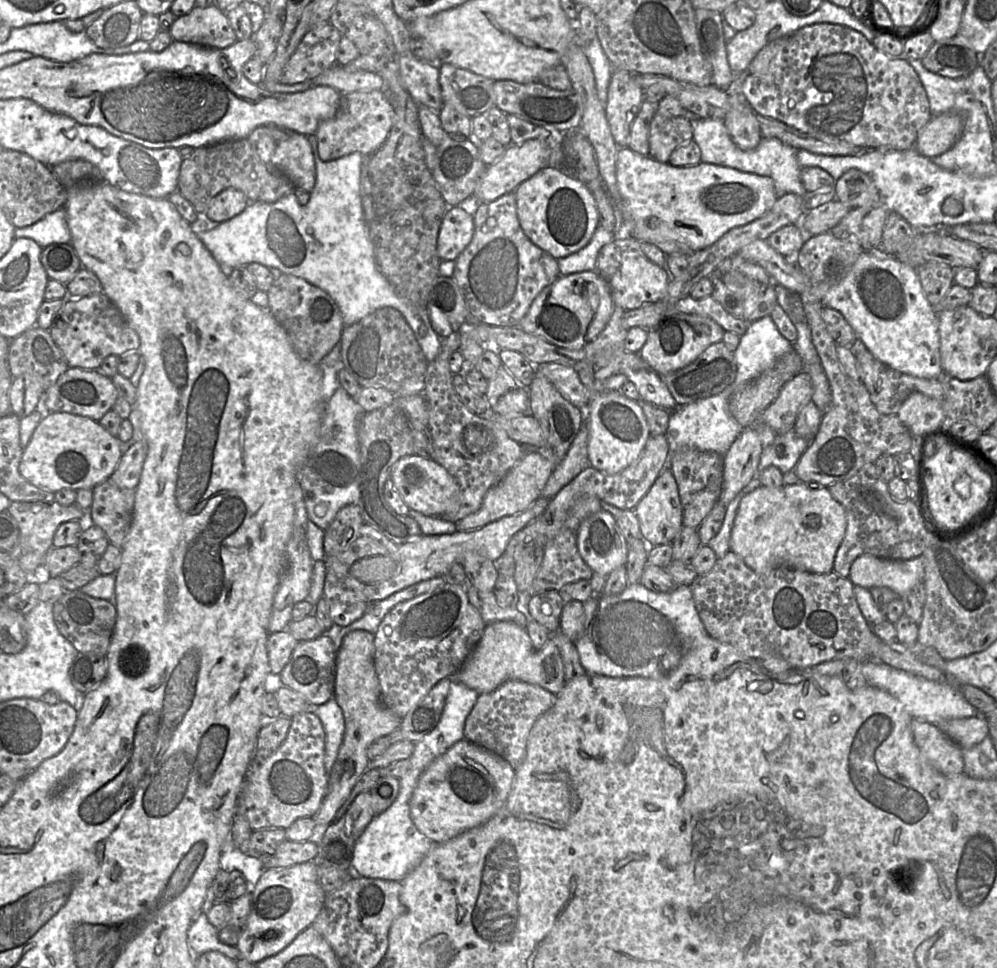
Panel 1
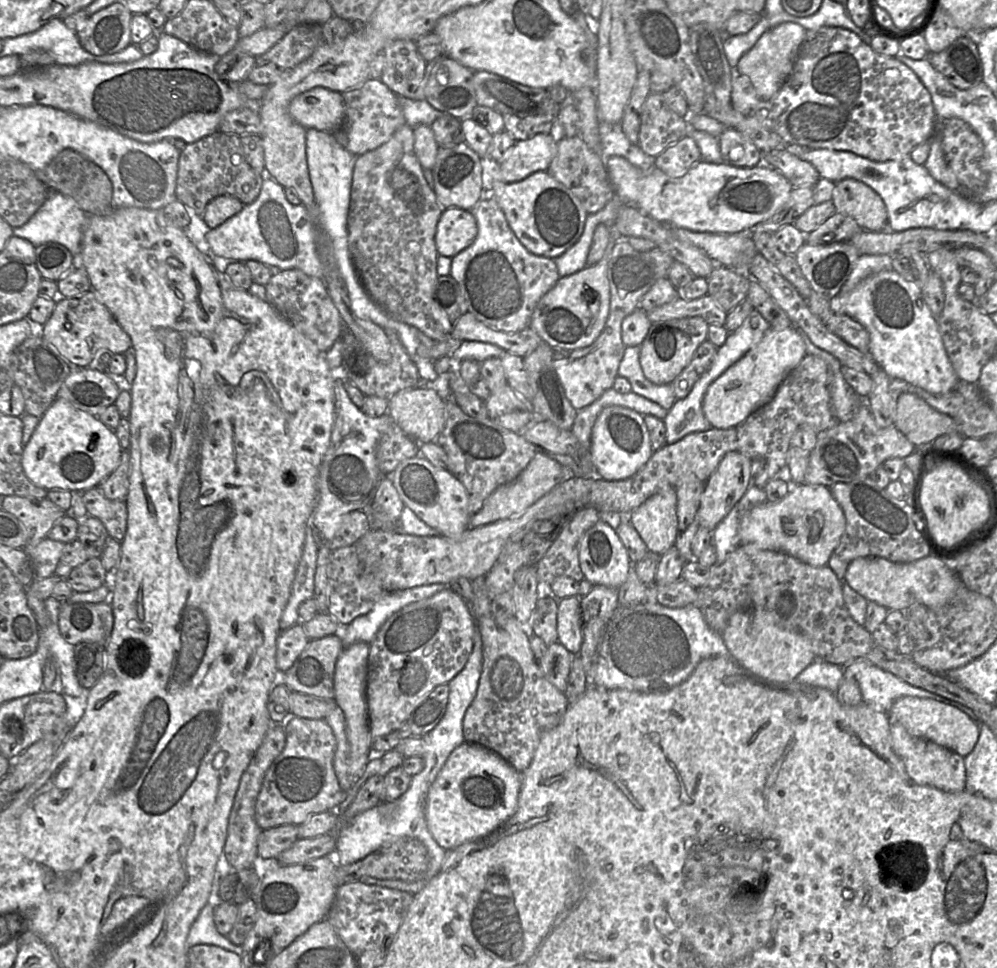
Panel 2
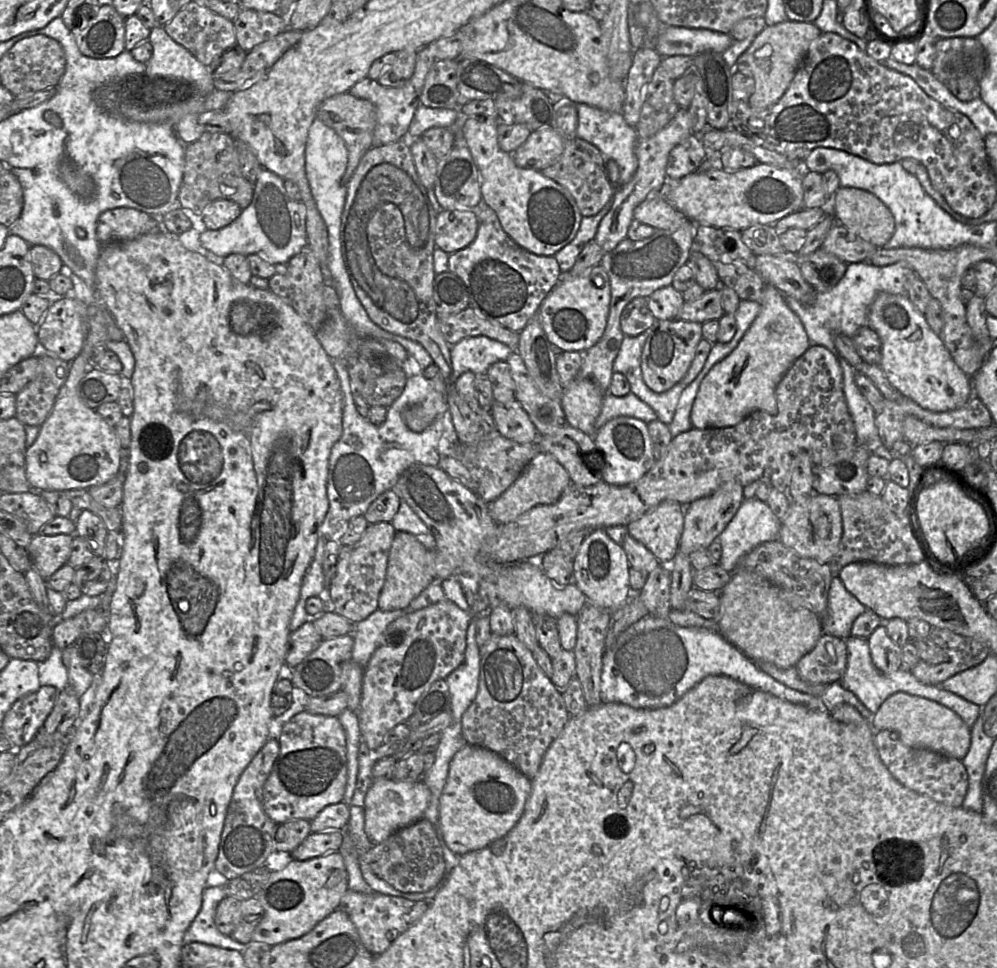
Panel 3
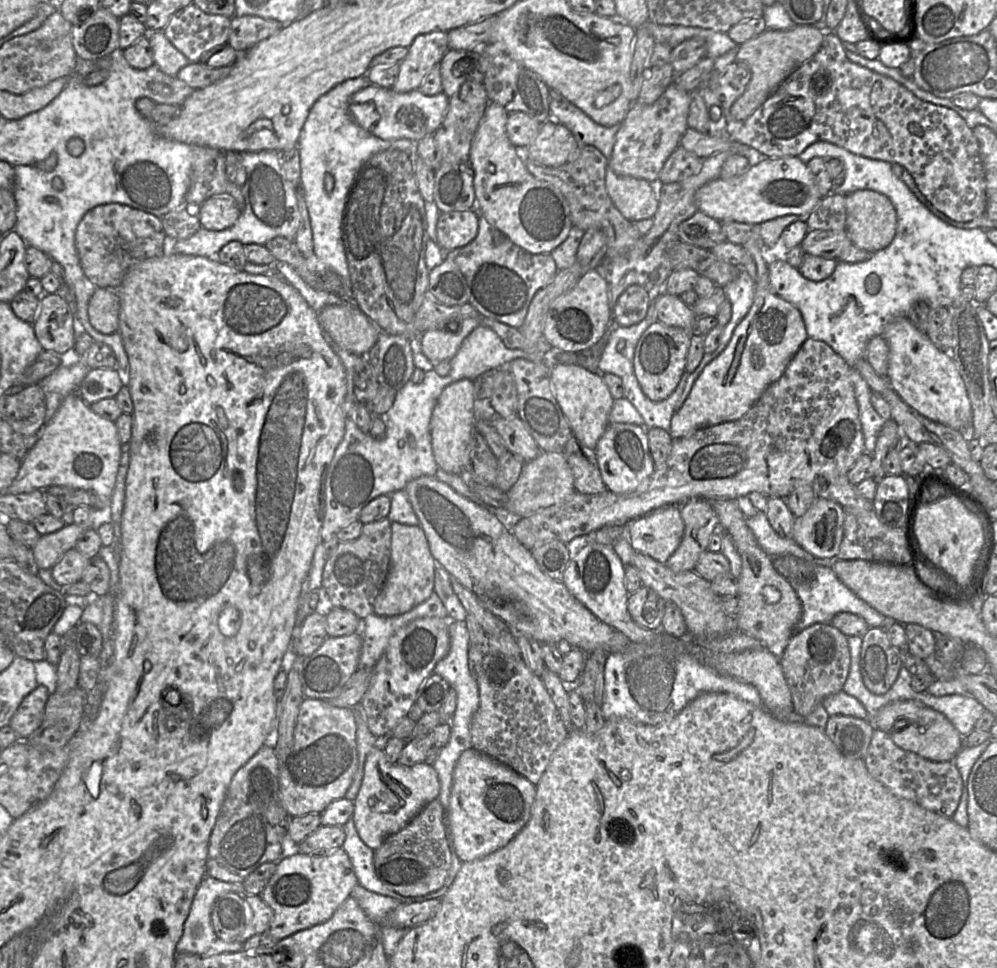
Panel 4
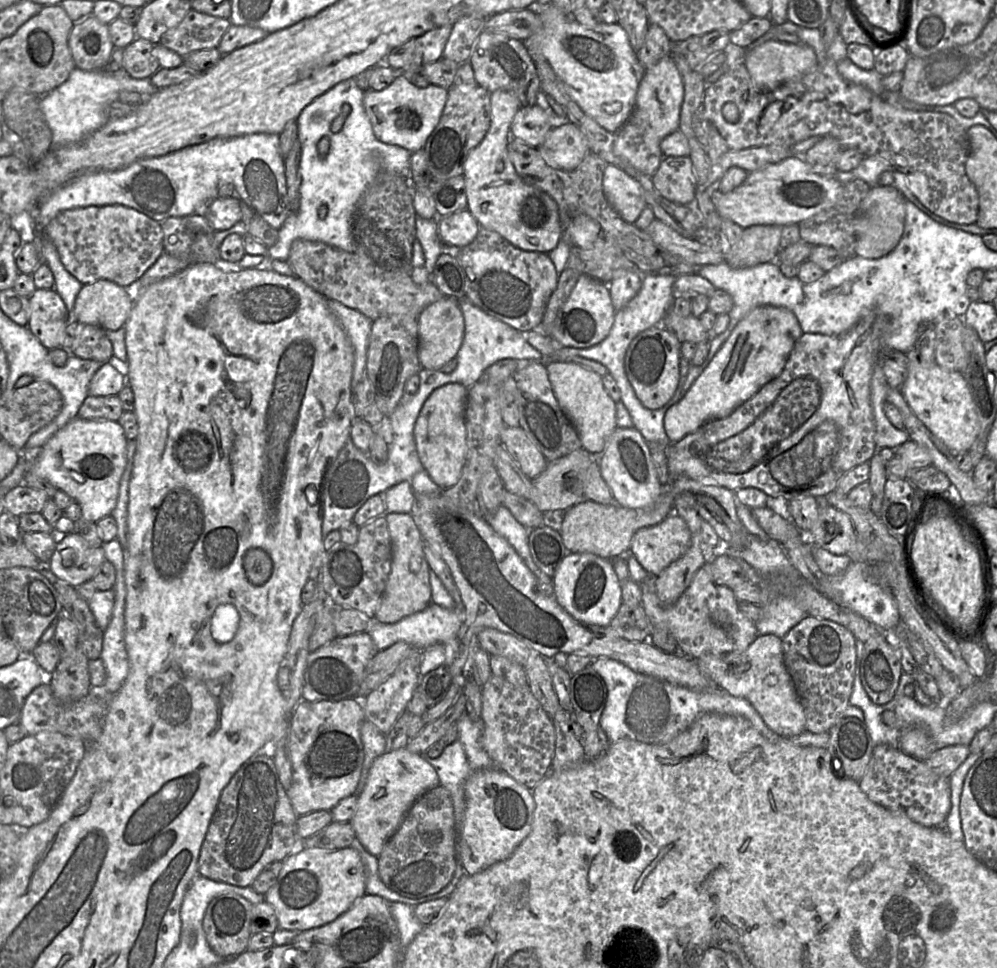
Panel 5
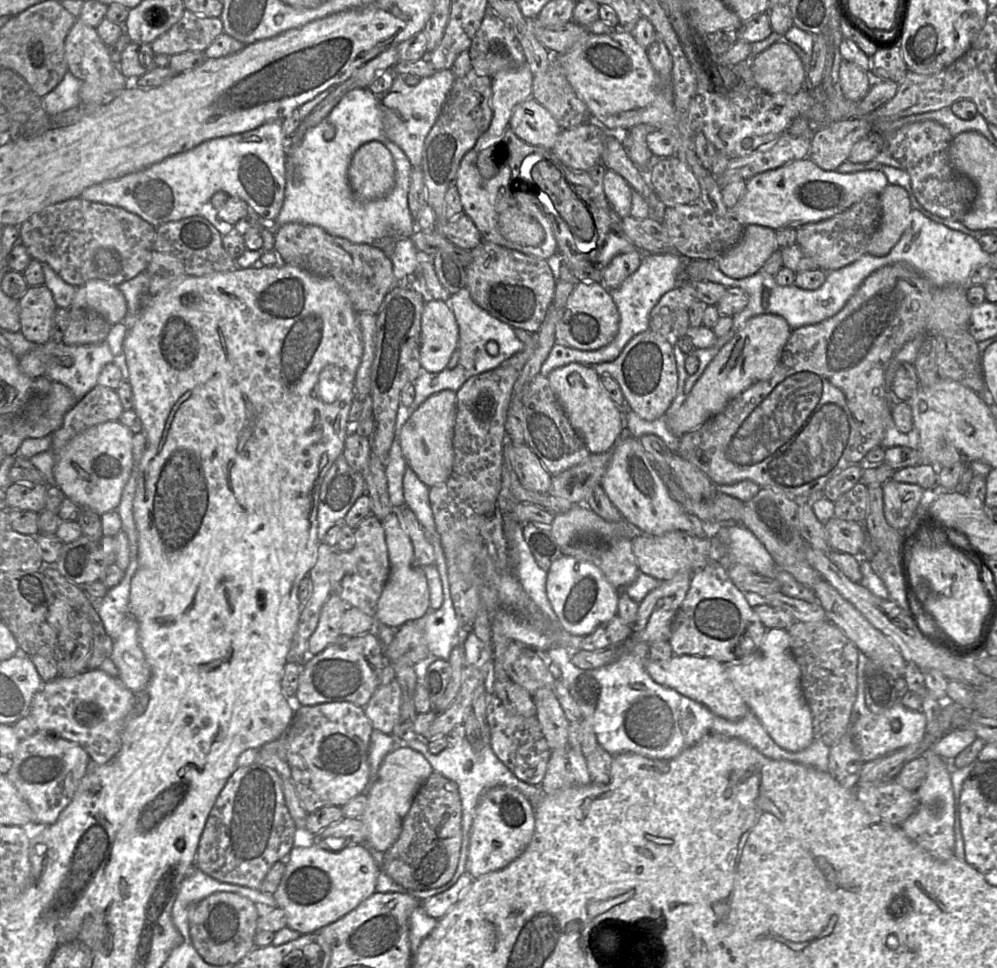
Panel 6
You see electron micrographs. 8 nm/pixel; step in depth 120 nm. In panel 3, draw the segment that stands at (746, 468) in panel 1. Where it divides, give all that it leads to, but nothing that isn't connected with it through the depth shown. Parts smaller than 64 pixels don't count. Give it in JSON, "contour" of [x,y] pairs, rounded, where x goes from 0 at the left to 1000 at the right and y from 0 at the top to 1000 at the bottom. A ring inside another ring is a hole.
{"contour":[[[732,497],[715,510],[697,517],[688,523],[686,548],[680,568],[692,574],[696,569],[709,567],[721,555],[739,530],[746,518],[745,507],[746,503],[741,498]]]}

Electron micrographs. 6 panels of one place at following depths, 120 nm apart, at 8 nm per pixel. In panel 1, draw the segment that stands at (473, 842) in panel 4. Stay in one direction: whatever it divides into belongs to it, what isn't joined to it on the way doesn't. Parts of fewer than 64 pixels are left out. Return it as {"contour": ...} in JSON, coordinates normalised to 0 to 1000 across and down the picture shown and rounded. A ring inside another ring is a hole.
{"contour":[[[467,763],[454,769],[439,781],[421,802],[411,825],[411,842],[418,856],[434,872],[447,870],[492,845],[507,830],[514,814],[517,795],[504,782]]]}

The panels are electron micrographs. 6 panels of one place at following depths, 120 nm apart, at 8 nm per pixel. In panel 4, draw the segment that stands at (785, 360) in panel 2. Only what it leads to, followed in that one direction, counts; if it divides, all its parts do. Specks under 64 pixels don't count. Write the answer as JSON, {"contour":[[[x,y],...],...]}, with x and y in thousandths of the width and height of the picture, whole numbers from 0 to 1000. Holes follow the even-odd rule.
{"contour":[[[747,251],[744,255],[747,263],[743,277],[757,292],[755,315],[737,339],[727,362],[707,379],[685,419],[674,430],[671,447],[675,454],[688,451],[702,442],[745,431],[769,401],[783,390],[810,349],[802,321],[773,298],[770,280],[772,259],[753,251]]]}

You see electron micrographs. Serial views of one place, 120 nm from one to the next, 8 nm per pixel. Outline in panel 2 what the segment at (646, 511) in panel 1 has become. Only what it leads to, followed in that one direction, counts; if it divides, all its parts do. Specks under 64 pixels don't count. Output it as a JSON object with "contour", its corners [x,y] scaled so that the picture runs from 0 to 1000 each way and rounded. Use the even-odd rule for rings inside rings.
{"contour":[[[666,503],[630,532],[651,570],[665,573],[676,564],[680,549],[679,510],[676,503]]]}

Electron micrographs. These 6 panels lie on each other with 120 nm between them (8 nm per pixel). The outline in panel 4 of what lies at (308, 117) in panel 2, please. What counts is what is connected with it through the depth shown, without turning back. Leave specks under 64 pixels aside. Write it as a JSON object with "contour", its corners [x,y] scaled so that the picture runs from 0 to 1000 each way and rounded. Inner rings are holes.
{"contour":[[[369,87],[355,96],[350,103],[350,116],[354,124],[373,139],[395,146],[409,144],[416,149],[428,140],[433,140],[442,130],[450,110],[450,100],[445,96],[428,99],[420,93],[398,96]]]}

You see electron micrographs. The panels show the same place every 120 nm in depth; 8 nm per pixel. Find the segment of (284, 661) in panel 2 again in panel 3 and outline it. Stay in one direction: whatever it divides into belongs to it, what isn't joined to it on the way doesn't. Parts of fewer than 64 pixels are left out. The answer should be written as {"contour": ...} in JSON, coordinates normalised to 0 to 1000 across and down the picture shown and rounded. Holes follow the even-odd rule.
{"contour":[[[310,638],[298,651],[292,653],[286,685],[296,690],[317,670],[323,660],[314,639]]]}

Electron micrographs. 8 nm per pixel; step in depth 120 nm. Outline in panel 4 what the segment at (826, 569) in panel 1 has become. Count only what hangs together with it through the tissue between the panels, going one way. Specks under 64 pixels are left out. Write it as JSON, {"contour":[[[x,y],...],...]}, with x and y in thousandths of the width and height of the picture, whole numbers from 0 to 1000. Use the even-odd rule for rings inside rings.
{"contour":[[[819,514],[809,529],[796,536],[794,557],[819,576],[839,577],[847,553],[848,526],[835,517]]]}

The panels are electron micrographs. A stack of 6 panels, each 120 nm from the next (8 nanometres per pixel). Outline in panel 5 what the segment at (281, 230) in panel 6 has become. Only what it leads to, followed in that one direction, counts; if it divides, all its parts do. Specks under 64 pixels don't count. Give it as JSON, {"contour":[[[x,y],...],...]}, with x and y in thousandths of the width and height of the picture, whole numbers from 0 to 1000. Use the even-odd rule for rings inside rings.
{"contour":[[[295,248],[287,271],[295,284],[314,300],[327,309],[360,321],[372,332],[393,325],[419,329],[427,317],[445,308],[433,291],[418,294],[409,284],[392,288],[370,284],[362,276],[357,260],[347,260],[319,249]]]}

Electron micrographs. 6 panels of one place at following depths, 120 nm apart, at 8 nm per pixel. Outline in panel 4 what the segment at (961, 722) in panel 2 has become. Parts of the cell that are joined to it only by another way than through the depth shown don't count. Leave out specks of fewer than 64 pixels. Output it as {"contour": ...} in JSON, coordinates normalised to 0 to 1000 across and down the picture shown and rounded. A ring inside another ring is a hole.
{"contour":[[[902,723],[886,729],[877,743],[877,754],[891,757],[896,767],[909,776],[938,786],[956,786],[966,773],[966,760],[943,736],[916,723]]]}

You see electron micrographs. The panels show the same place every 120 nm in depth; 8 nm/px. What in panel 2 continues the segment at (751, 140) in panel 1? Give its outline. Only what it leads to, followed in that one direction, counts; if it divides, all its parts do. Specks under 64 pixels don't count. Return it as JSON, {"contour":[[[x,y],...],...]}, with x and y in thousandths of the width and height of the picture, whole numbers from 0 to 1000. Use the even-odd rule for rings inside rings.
{"contour":[[[728,132],[720,144],[725,167],[739,173],[756,173],[765,167],[765,158],[743,136]]]}

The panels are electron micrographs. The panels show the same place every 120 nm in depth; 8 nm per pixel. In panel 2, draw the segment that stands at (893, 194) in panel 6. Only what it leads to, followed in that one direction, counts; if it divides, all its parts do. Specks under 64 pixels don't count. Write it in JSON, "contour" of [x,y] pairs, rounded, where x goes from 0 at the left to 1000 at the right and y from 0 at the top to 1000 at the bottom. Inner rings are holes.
{"contour":[[[848,184],[839,188],[835,209],[840,219],[855,224],[866,238],[891,237],[891,220],[886,206],[862,186]]]}

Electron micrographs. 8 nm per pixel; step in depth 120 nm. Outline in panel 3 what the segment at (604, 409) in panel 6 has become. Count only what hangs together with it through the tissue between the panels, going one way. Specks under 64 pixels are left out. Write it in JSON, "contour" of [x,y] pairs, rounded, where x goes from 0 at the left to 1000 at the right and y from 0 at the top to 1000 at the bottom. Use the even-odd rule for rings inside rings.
{"contour":[[[591,392],[576,393],[565,403],[563,419],[568,437],[596,450],[597,436],[604,421],[607,406]]]}

